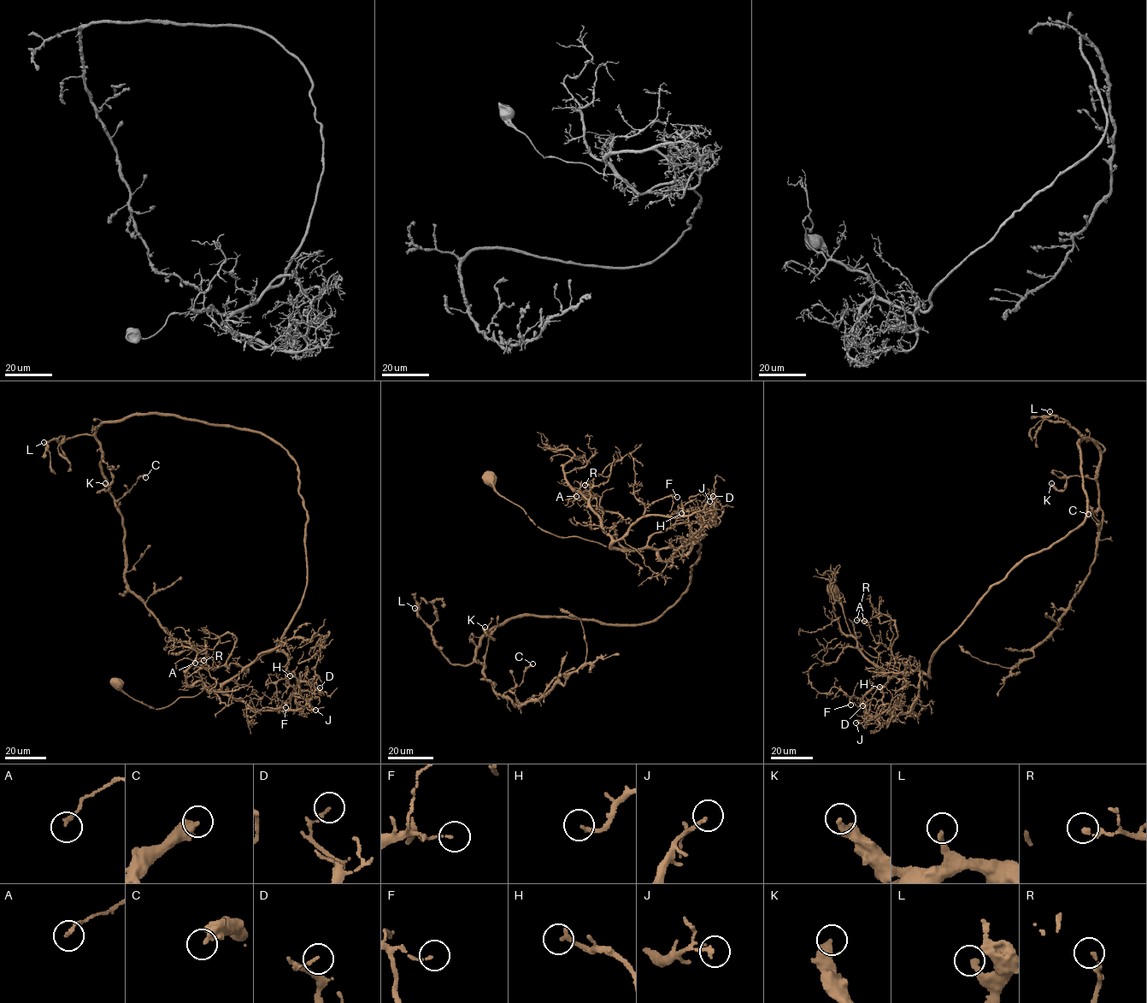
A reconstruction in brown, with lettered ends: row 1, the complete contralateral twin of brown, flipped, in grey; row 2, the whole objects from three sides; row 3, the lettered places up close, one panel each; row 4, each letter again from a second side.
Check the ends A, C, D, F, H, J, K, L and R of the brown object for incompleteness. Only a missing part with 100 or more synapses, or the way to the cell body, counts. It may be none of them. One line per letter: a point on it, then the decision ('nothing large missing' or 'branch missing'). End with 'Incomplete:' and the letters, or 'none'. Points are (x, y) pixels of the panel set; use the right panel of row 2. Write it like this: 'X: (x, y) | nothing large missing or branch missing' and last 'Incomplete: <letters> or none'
A: (864, 621) | nothing large missing
C: (1088, 514) | nothing large missing
D: (862, 705) | nothing large missing
F: (850, 705) | nothing large missing
H: (879, 687) | nothing large missing
J: (855, 722) | nothing large missing
K: (1051, 483) | nothing large missing
L: (1049, 411) | nothing large missing
R: (856, 620) | nothing large missing
Incomplete: none

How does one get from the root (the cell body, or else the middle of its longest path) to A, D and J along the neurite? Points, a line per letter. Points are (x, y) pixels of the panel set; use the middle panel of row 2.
A: (490, 478), (543, 529), (632, 551), (600, 526), (595, 498), (576, 496)
D: (490, 478), (499, 494), (553, 534), (632, 550), (679, 549), (682, 557), (714, 515), (713, 496)
J: (490, 478), (499, 494), (520, 506), (538, 527), (606, 546), (644, 516), (685, 516), (709, 501)

